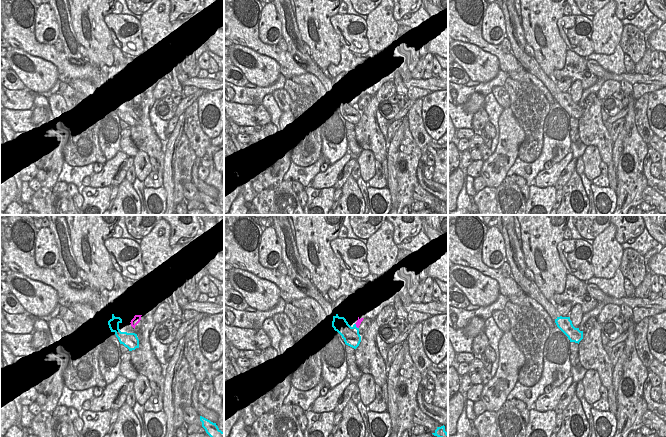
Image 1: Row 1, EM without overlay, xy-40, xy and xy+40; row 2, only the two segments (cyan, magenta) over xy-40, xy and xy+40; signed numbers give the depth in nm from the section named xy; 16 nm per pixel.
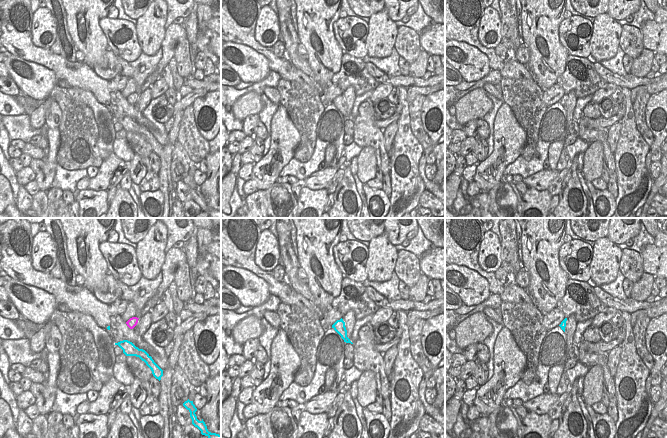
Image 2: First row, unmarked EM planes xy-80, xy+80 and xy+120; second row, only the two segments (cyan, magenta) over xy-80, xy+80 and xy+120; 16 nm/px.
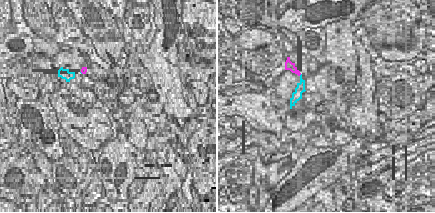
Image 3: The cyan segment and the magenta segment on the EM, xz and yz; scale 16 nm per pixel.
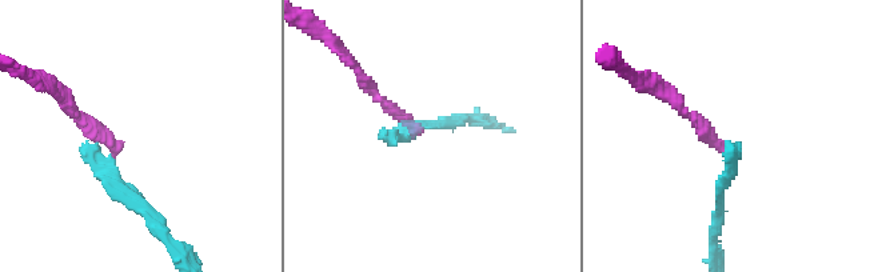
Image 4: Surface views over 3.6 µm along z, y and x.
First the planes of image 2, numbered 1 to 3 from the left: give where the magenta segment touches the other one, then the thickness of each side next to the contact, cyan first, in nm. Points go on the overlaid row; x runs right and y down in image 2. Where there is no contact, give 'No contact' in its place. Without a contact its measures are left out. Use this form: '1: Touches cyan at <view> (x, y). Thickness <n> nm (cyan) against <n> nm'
1: No contact
2: No contact
3: No contact.

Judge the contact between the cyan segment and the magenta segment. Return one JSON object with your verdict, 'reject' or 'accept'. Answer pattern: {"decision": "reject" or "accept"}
{"decision": "reject"}

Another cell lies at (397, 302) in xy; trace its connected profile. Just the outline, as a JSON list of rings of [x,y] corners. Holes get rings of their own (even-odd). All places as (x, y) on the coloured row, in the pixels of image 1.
[[[399,293],[394,300],[388,302],[391,302],[394,305],[396,309],[396,317],[403,319],[405,321],[405,324],[408,324],[407,321],[408,312],[405,310],[403,306],[402,300],[399,297]]]

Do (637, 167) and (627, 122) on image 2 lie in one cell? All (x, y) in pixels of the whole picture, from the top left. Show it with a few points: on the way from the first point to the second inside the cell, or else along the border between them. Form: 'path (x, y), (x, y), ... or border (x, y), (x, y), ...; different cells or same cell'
path (634, 156), (631, 153), (628, 133); same cell

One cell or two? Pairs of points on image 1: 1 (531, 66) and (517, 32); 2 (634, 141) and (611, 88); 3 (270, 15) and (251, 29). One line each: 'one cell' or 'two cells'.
1: one cell
2: two cells
3: two cells

